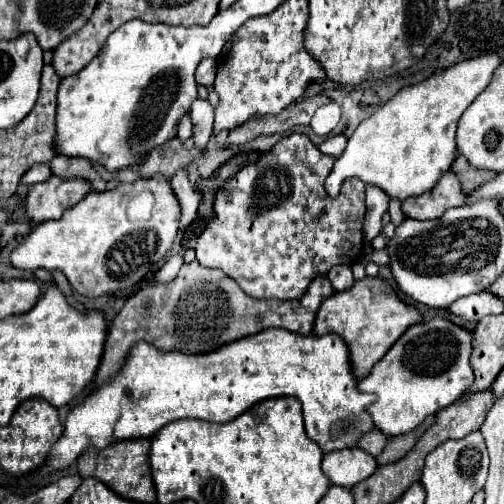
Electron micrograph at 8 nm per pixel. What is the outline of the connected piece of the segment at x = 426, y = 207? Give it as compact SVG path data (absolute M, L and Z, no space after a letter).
M452 170L444 172L442 180L422 196L414 196L402 202L402 212L406 218L414 220L432 220L442 216L448 208L458 208L466 204L466 192L462 192L462 184Z

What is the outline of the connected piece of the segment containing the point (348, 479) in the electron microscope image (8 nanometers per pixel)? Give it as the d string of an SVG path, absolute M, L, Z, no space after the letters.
M358 448L336 450L322 458L322 472L328 476L330 484L336 486L354 486L366 480L376 466L376 460Z

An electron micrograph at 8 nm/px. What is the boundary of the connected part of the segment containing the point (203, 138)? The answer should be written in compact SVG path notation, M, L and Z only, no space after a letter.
M196 100L194 106L192 106L192 112L190 112L190 118L192 118L192 124L194 124L194 144L204 148L212 136L212 128L214 128L214 108L210 102L206 100Z

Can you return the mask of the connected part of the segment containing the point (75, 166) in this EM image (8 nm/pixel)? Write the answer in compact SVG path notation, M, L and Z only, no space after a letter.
M54 156L54 160L50 160L50 168L52 168L52 174L58 174L62 178L84 178L84 180L88 180L94 192L106 190L106 180L84 158Z

